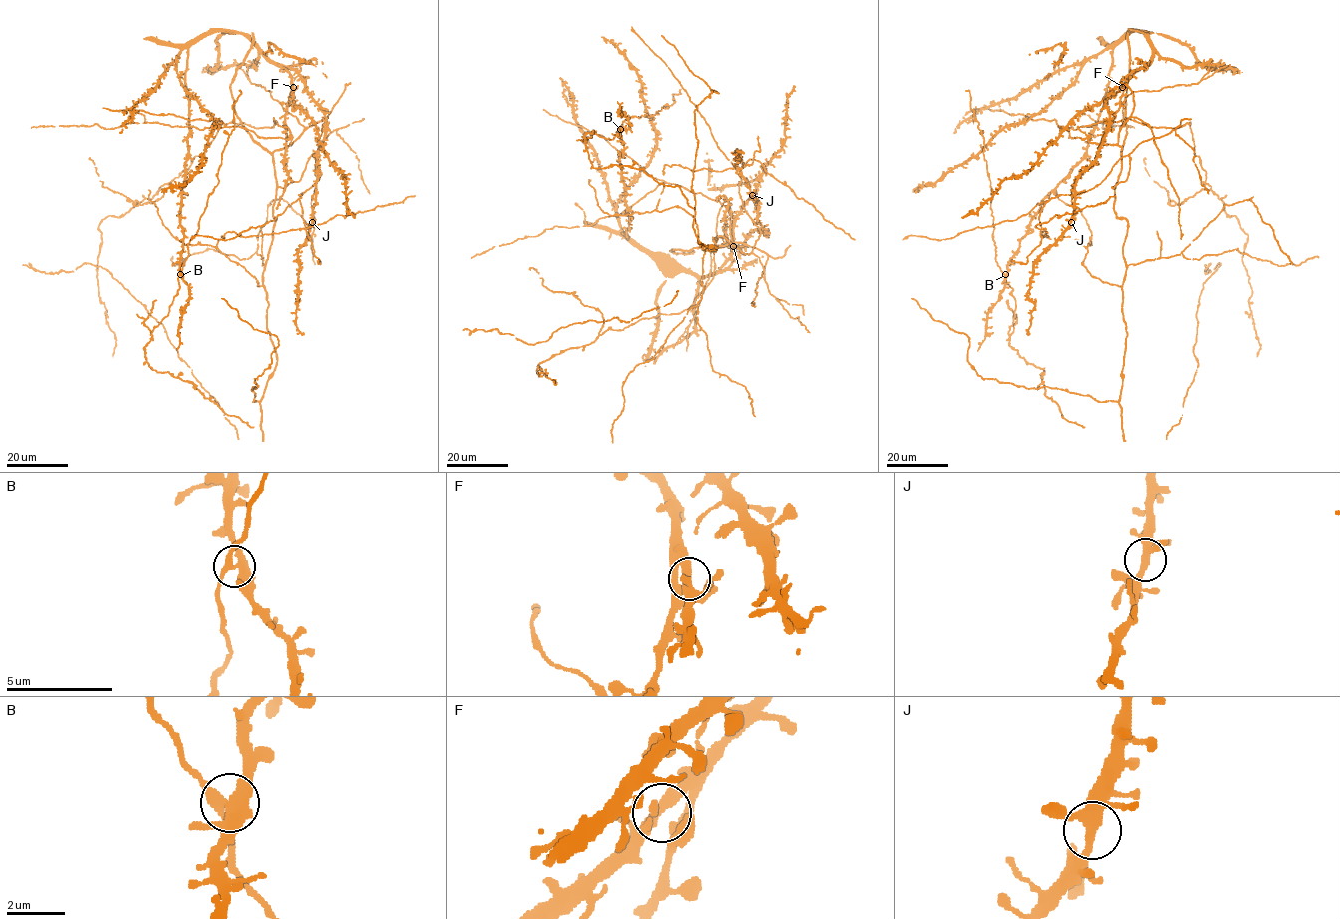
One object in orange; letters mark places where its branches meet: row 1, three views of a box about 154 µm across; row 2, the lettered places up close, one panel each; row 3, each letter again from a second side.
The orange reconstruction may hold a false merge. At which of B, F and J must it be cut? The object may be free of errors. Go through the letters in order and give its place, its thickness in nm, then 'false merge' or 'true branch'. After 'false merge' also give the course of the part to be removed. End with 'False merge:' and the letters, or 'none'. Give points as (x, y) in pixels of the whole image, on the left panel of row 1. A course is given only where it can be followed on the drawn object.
B: place (180, 274); calibre 380 nm; false merge; course (180, 274), (169, 313), (145, 346), (145, 360), (154, 370), (190, 381), (228, 415), (254, 427)
F: place (293, 87); calibre 320 nm; true branch
J: place (312, 222); calibre 320 nm; true branch
False merge: B

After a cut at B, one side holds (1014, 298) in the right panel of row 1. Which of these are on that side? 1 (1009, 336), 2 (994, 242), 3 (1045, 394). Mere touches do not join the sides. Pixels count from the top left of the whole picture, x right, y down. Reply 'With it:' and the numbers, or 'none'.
With it: 1, 2, 3

